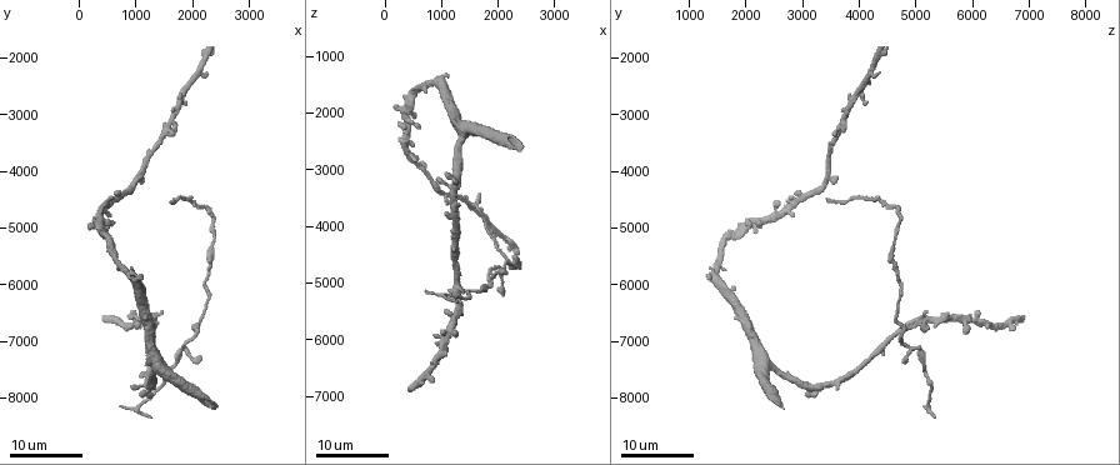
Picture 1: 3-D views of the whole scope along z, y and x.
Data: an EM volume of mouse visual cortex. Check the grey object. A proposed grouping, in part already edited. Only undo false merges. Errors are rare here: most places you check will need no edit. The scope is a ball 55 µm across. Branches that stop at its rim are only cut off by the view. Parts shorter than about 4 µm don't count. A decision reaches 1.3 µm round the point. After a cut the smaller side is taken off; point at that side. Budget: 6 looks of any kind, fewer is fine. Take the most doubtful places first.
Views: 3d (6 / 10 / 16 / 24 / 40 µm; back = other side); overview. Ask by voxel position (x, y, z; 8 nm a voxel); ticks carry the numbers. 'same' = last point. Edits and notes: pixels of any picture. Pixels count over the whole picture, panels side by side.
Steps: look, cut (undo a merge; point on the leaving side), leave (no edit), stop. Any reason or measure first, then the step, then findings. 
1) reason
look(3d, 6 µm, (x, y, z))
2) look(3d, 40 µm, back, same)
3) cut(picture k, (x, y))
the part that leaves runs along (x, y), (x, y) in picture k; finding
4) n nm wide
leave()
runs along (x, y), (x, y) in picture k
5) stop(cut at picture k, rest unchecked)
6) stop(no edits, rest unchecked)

three arms meet
look(3d, 24 µm, (2100, 6800, 4800))

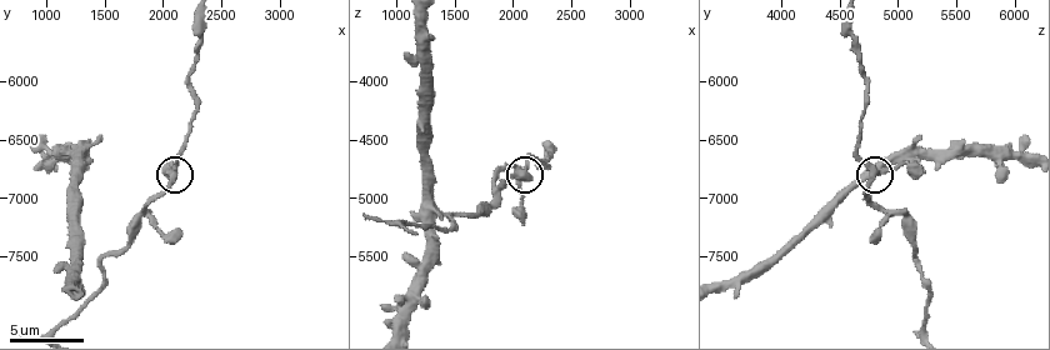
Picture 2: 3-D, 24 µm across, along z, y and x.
closer look
look(3d, 6 µm, (2080, 6780, 4800))

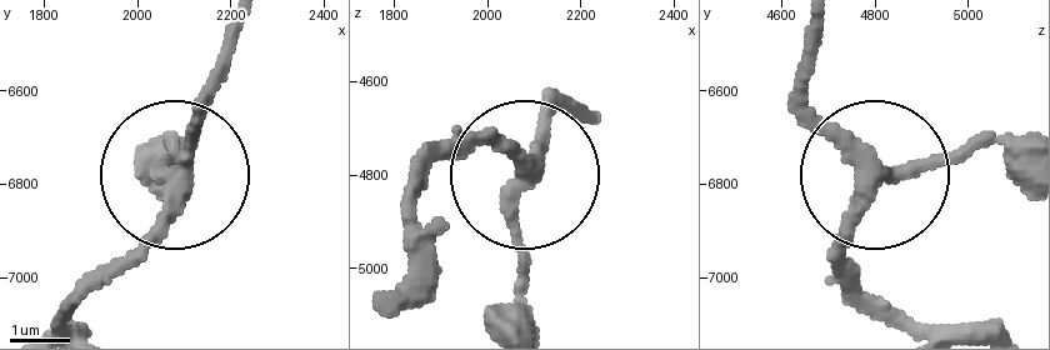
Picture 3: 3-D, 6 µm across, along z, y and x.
3 arms
leave()
continuous, no second neuron

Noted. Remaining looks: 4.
look(3d, 6 µm, (1340, 6560, 5120))

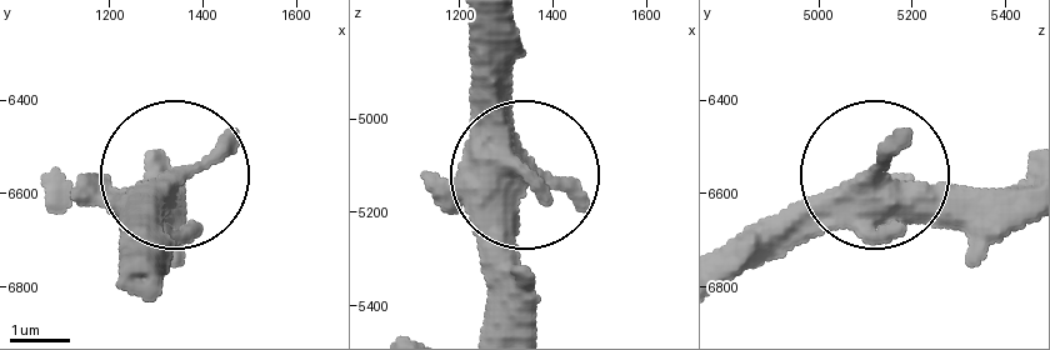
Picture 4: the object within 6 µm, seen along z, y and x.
look(3d, 6 µm, back, (1335, 6570, 5130))

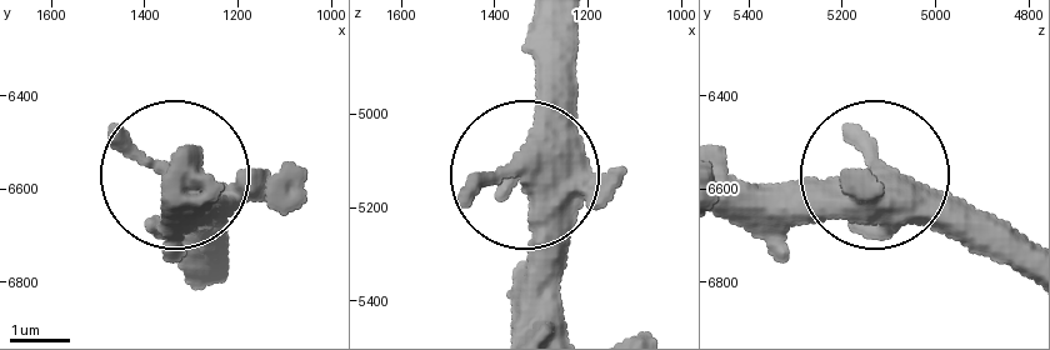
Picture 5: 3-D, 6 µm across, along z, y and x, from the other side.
470 nm wide
leave()
runs along (563, 30), (563, 119), (528, 179), (533, 324) in picture 5; continuous, no second neuron

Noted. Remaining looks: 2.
calibre changes
look(3d, 16 µm, (1740, 7340, 5100))

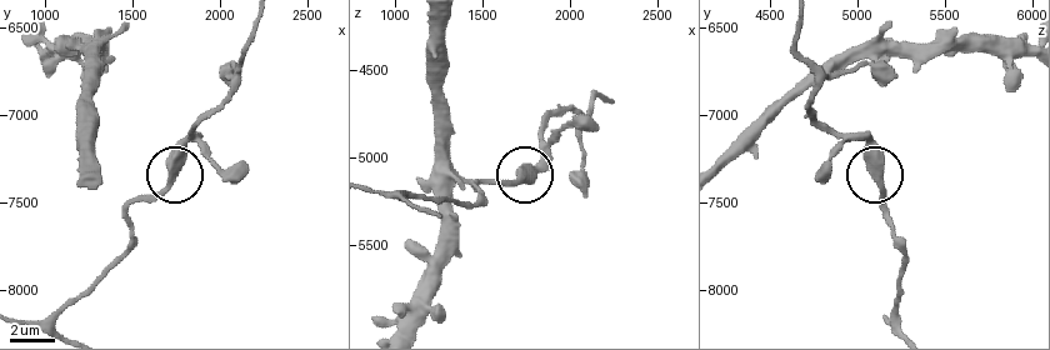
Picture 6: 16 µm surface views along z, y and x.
look(3d, 16 µm, back, (1720, 7340, 5100))

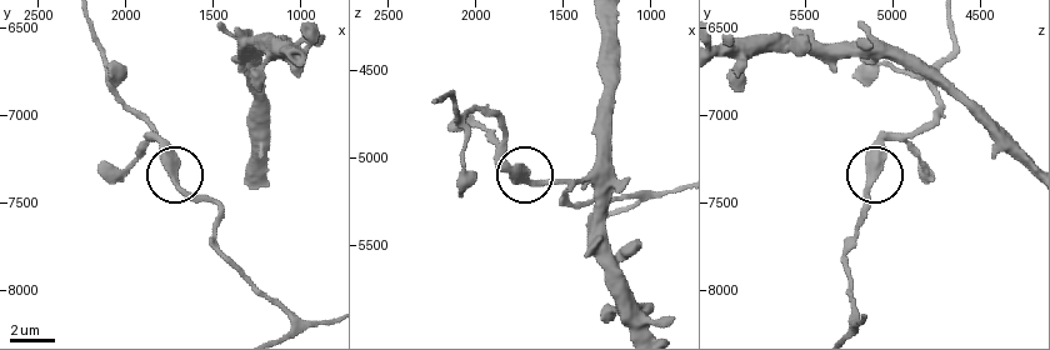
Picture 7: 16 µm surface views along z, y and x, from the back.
400 nm wide
leave()
one neuron here

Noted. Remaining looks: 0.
stop(no edits, rest unchecked)

